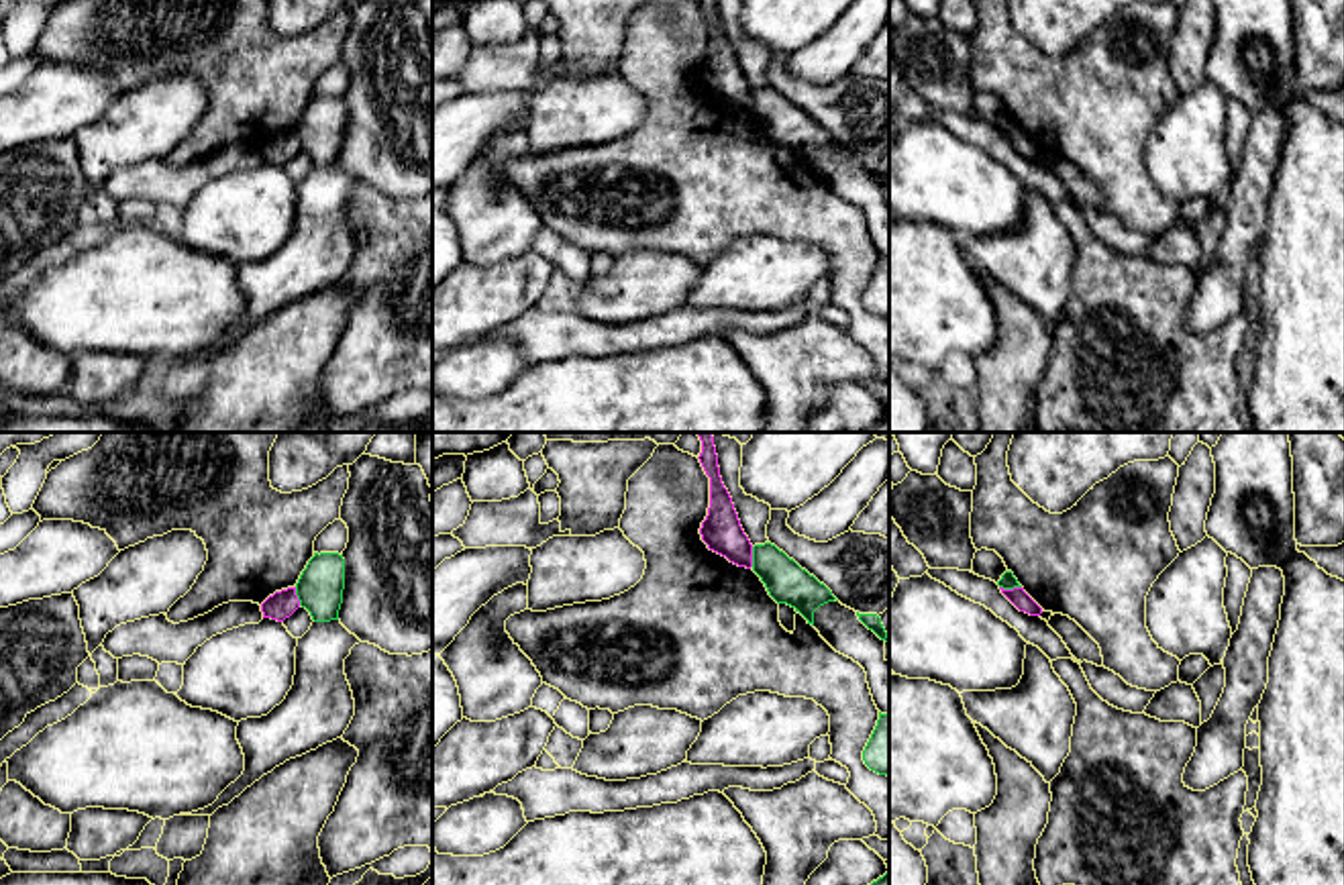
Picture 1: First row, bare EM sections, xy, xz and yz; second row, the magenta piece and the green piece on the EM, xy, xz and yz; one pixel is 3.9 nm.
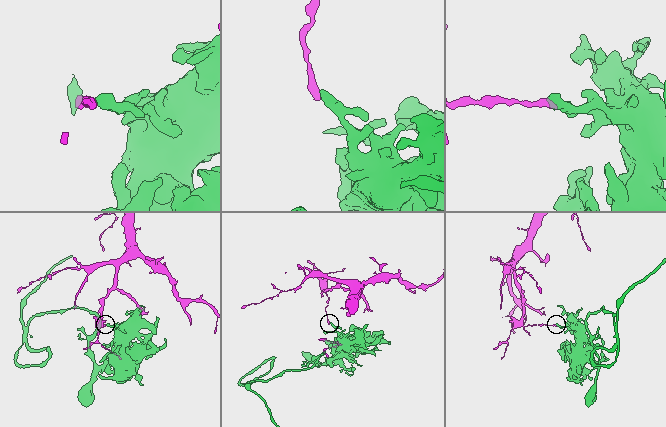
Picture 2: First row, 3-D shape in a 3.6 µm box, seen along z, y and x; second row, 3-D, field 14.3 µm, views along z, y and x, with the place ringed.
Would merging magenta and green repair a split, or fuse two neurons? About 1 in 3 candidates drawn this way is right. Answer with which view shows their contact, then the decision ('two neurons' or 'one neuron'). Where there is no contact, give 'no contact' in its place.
yz | two neurons

